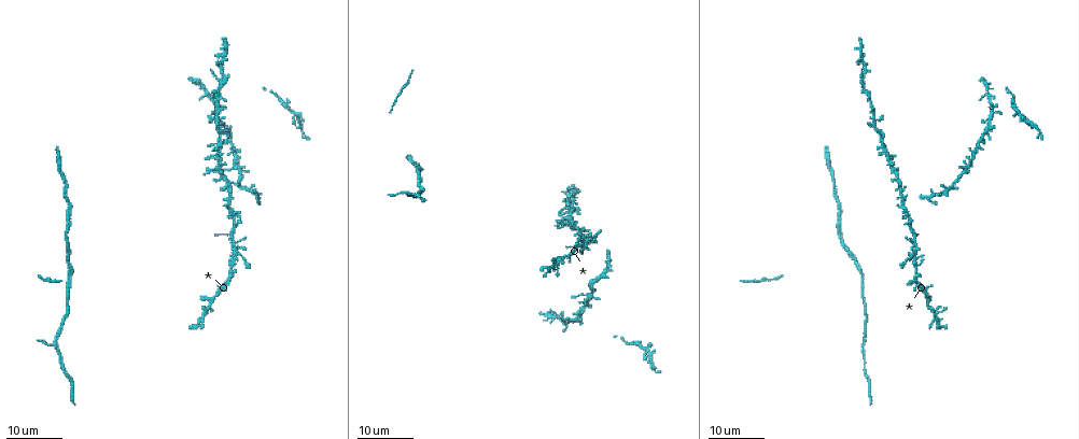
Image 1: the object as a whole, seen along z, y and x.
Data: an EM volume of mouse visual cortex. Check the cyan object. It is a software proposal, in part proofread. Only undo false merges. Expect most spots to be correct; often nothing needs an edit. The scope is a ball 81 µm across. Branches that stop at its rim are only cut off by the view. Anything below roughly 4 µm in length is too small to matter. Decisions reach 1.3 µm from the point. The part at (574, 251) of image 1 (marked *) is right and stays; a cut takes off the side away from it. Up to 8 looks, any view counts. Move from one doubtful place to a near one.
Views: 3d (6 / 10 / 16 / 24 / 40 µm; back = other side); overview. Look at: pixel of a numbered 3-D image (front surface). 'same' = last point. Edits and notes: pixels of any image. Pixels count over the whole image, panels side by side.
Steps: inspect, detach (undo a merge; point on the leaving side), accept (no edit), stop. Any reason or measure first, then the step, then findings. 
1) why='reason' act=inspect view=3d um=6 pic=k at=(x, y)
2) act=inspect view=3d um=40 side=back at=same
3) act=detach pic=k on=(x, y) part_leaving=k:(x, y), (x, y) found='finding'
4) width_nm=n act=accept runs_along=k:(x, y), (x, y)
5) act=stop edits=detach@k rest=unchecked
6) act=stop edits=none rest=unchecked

why='three arms meet' act=inspect view=3d um=24 pic=1 at=(192, 324)

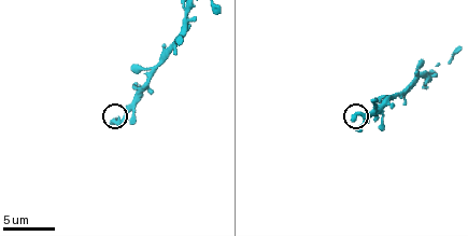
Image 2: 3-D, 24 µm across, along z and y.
act=inspect view=3d um=10 pic=2 at=(359, 113)

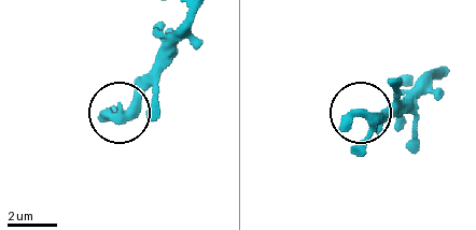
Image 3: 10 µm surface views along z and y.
arms=3 act=accept runs_along=3:(445, 68), (408, 99), (361, 111) found='all the same cell'

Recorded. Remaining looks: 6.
why='four arms meet' act=inspect view=3d um=16 pic=1 at=(966, 165)

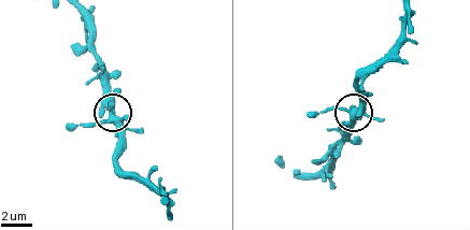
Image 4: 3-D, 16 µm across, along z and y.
act=inspect view=3d um=10 pic=4 at=(108, 116)

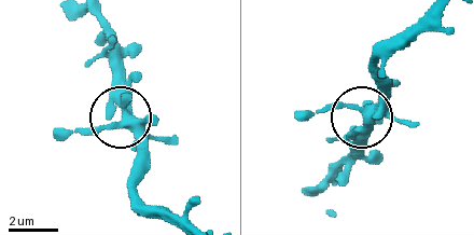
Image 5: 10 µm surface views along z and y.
arms=4 act=accept found='all the same cell'

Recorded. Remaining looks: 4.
why='four or more arms meet' act=inspect view=3d um=24 pic=1 at=(235, 210)

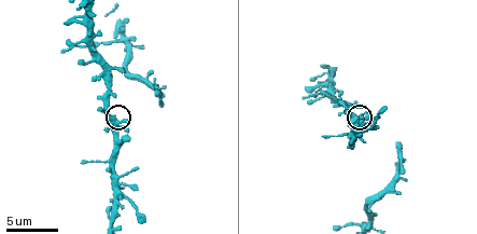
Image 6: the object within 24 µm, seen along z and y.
why='zoom in' act=inspect view=3d um=6 pic=6 at=(114, 121)

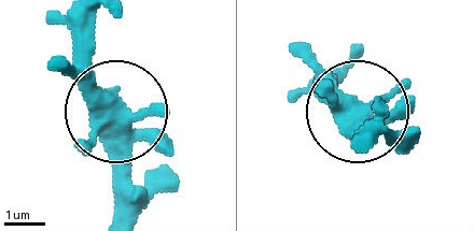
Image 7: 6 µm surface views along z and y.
act=accept runs_along=7:(117, 208), (117, 116), (59, 58) found='all the same cell'

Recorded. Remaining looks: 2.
act=inspect view=3d um=24 pic=1 at=(844, 244)

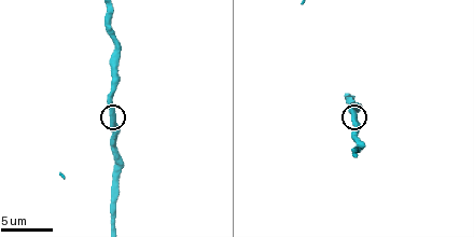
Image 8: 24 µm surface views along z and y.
act=inspect view=3d um=6 pic=8 at=(110, 119)

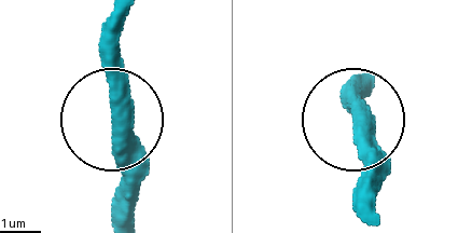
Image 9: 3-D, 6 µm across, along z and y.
width_nm=430 act=accept found='all the same cell'

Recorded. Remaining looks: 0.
act=stop edits=none rest=unchecked

